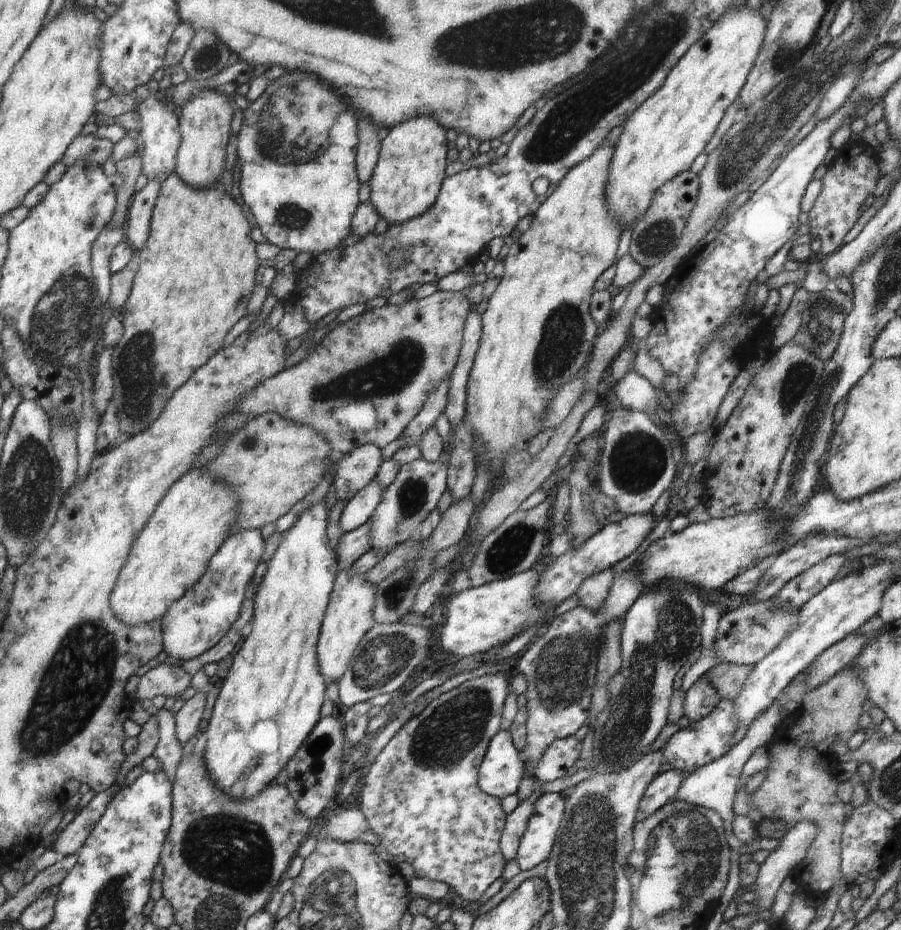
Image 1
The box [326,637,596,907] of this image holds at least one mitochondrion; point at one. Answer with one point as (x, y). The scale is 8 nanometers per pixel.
(449, 734)

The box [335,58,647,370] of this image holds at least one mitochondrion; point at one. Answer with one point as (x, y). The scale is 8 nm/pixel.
(408, 254)

